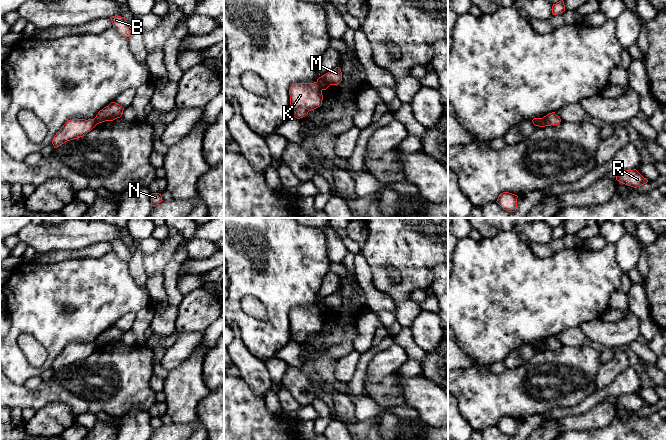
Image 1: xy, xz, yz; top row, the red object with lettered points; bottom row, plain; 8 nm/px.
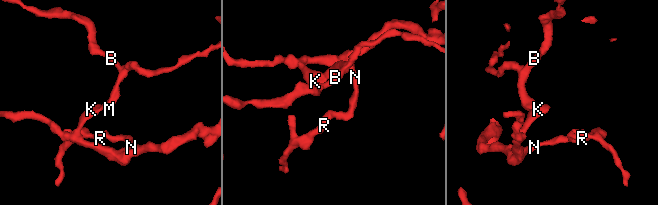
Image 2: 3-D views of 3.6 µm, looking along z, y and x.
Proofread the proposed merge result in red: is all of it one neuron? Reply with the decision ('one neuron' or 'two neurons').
two neurons

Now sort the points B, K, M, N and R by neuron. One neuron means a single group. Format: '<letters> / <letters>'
B M / K N R

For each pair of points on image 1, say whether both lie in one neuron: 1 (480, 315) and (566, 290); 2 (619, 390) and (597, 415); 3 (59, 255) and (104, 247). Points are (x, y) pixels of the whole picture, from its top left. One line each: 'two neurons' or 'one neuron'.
1: one neuron
2: two neurons
3: one neuron

